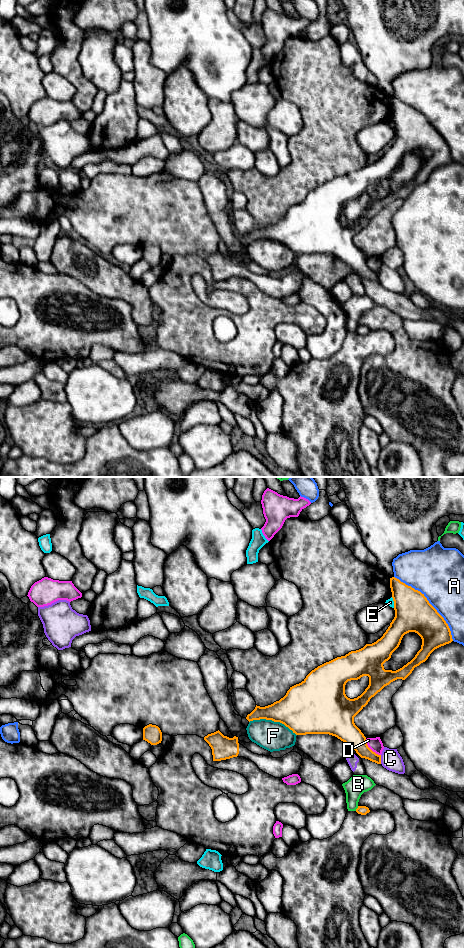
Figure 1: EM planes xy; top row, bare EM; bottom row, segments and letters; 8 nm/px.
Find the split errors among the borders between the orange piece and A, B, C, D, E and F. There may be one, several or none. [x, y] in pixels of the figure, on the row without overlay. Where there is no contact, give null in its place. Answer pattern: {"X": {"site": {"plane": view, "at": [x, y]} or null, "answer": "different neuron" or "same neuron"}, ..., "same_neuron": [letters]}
{"A": {"site": {"plane": "xy", "at": [429, 123]}, "answer": "different neuron"}, "B": {"site": {"plane": "xy", "at": [357, 328]}, "answer": "different neuron"}, "C": {"site": {"plane": "xy", "at": [380, 279]}, "answer": "different neuron"}, "D": {"site": {"plane": "xy", "at": [370, 269]}, "answer": "different neuron"}, "E": {"site": {"plane": "xy", "at": [394, 122]}, "answer": "different neuron"}, "F": {"site": {"plane": "xy", "at": [273, 240]}, "answer": "different neuron"}, "same_neuron": []}

